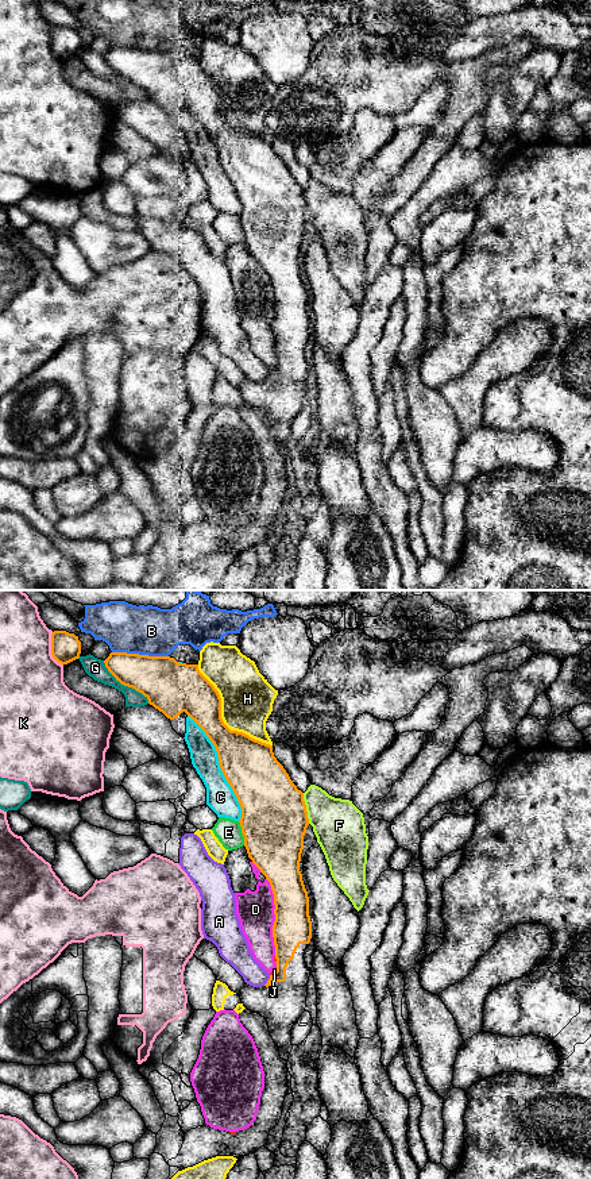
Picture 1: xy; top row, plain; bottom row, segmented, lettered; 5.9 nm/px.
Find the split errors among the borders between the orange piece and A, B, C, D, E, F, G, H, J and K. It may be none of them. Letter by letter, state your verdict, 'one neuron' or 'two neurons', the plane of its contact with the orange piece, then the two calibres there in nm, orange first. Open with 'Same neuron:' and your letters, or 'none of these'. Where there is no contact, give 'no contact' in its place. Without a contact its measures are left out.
Same neuron: none of these
A: two neurons | xy | 140/160 nm
B: two neurons | xy | 300/300 nm
C: two neurons | xy | 320/170 nm
D: two neurons | xy | 220/220 nm
E: two neurons | xy | 400/150 nm
F: two neurons | xy | 400/300 nm
G: two neurons | xy | 280/120 nm
H: two neurons | xy | 260/320 nm
J: two neurons | xy | 190/20 nm
K: two neurons | xy | 180/380 nm

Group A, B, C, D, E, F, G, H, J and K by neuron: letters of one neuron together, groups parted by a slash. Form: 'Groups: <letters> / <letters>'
Groups: A / B / C / D J / E / F / G / H / K

